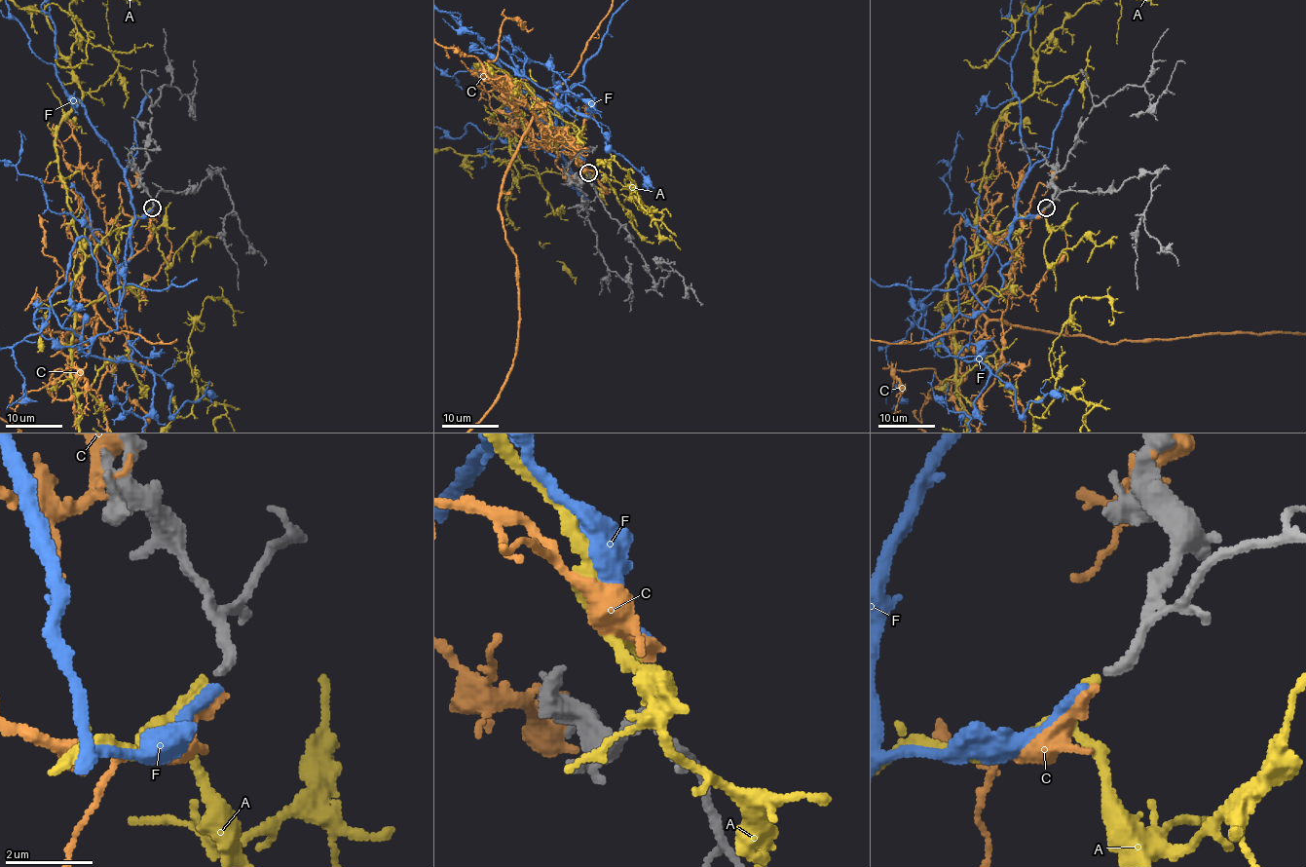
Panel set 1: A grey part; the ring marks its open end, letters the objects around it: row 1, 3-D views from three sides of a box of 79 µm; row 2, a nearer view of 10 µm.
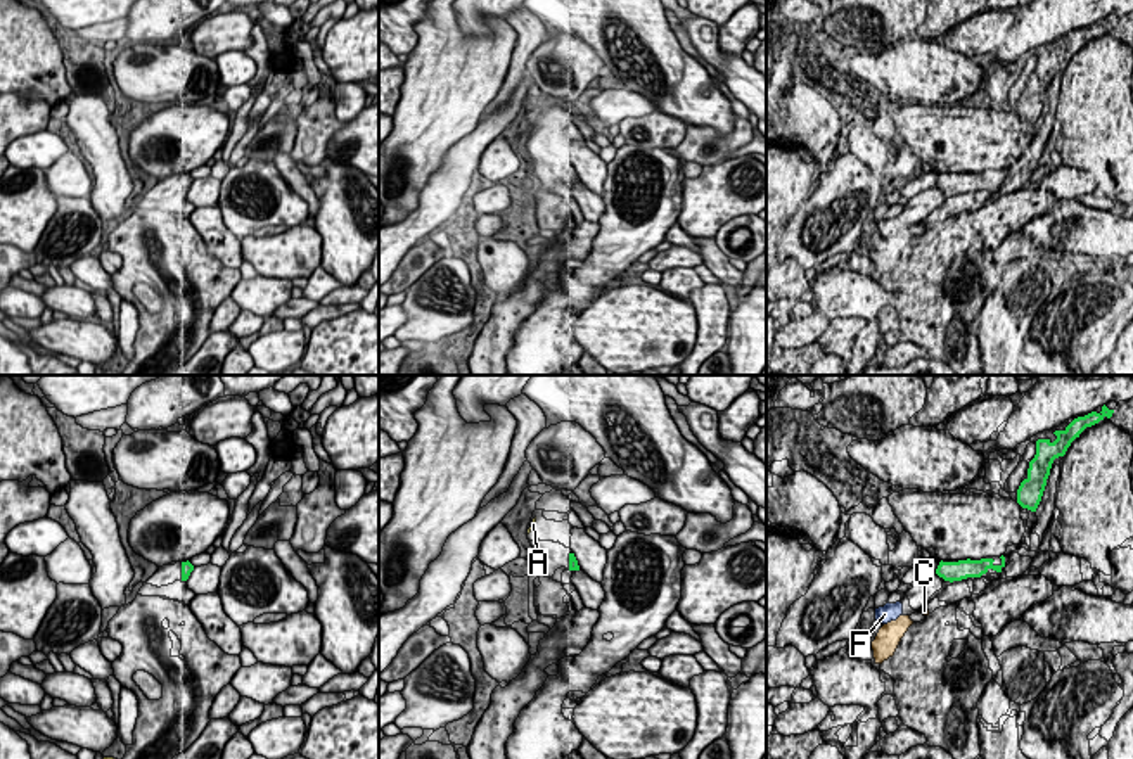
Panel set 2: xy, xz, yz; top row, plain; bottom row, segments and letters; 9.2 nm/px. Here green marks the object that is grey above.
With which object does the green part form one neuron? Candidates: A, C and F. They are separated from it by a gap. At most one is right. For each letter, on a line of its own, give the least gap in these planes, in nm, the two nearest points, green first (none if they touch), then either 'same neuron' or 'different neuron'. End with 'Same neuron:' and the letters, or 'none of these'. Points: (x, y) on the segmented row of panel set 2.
A: 400 nm | xz (569, 554), (535, 526) | same neuron
C: 320 nm | yz (945, 580), (924, 607) | different neuron
F: 440 nm | yz (936, 573), (902, 604) | different neuron
Same neuron: A

